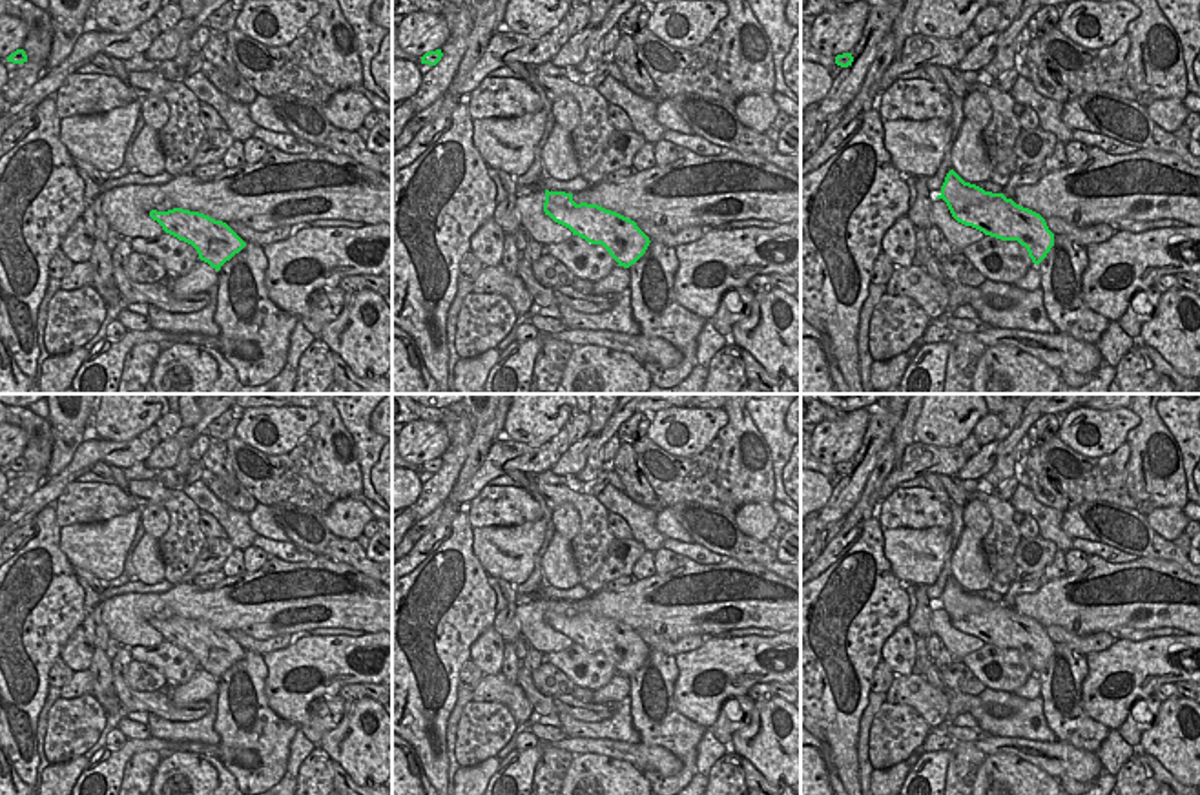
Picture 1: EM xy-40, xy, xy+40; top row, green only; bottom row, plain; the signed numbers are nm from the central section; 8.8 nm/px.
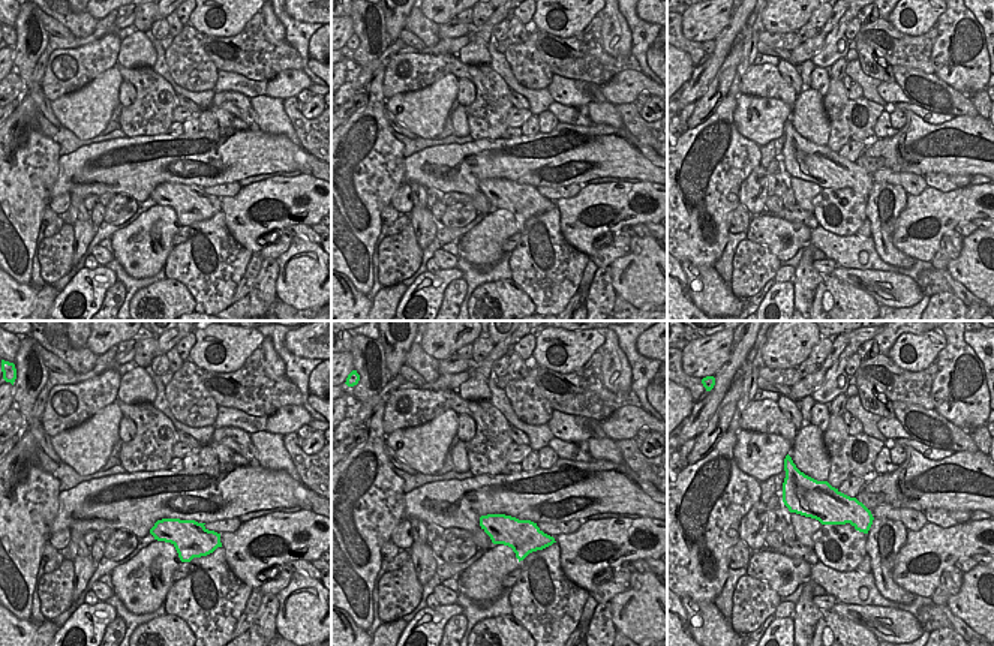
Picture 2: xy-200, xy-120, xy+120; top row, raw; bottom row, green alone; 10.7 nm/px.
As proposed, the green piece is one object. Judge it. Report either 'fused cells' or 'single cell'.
single cell

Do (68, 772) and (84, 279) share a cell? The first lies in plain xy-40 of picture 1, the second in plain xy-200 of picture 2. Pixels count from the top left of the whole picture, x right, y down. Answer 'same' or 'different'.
different

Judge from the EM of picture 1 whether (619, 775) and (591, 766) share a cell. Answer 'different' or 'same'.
same

